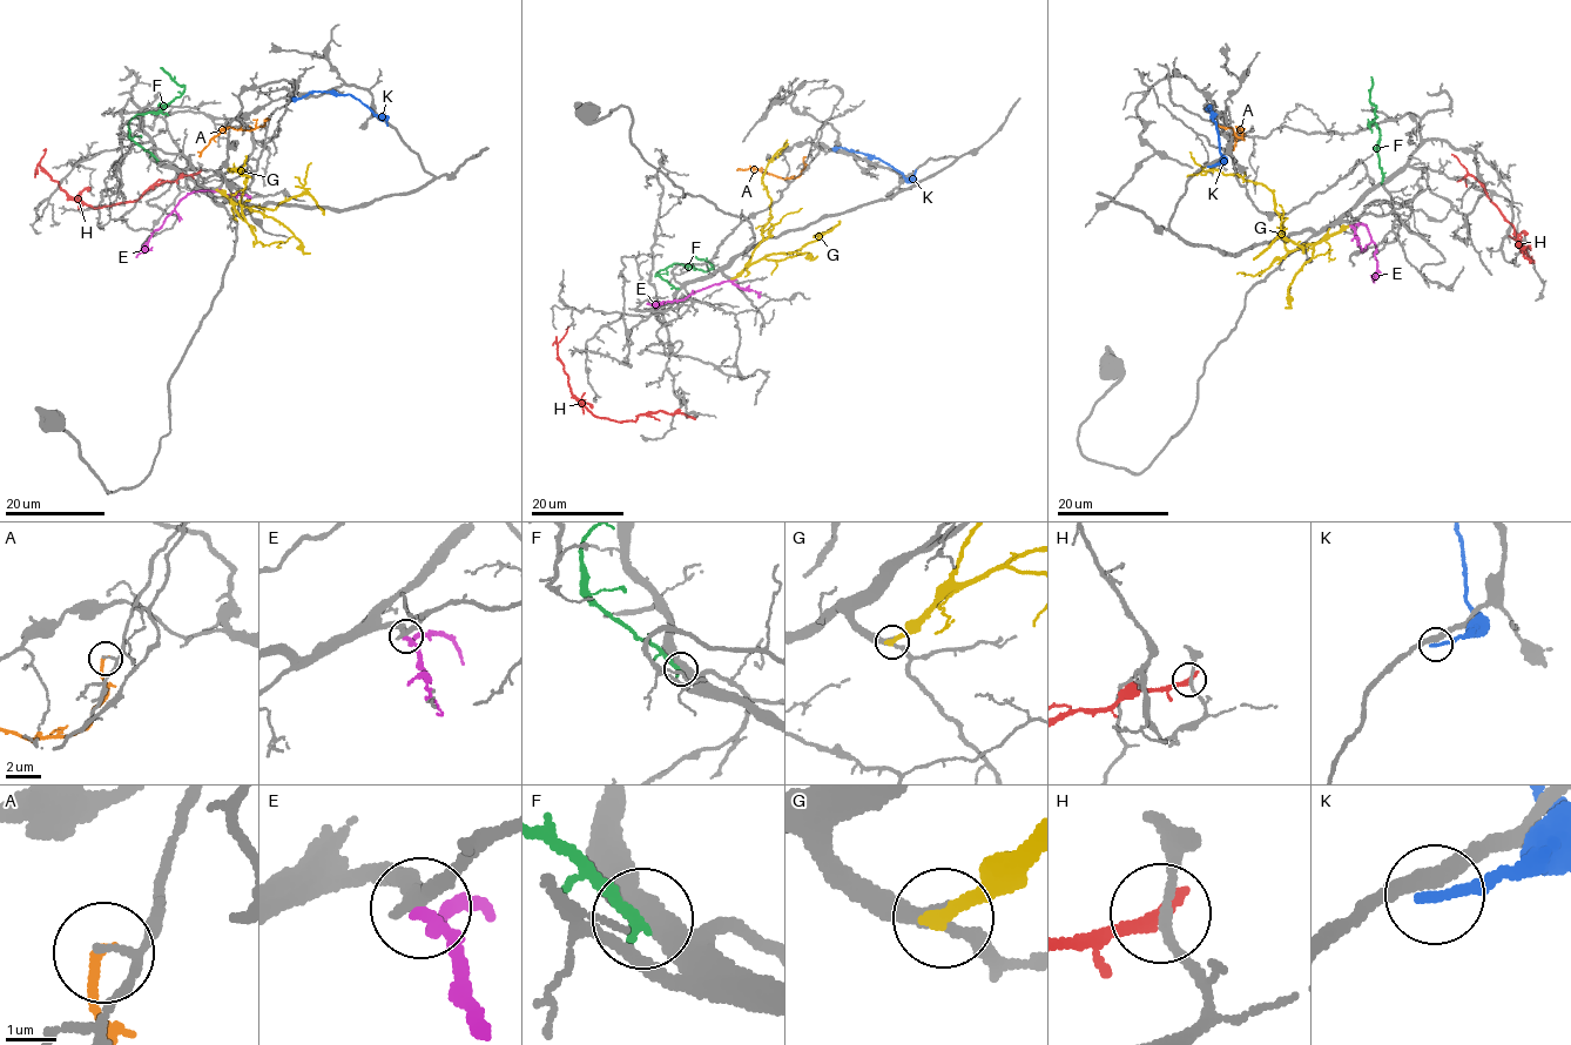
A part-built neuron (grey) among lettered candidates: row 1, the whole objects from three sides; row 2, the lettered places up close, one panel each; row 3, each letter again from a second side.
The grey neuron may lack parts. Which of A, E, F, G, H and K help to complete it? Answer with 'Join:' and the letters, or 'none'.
Join: G

